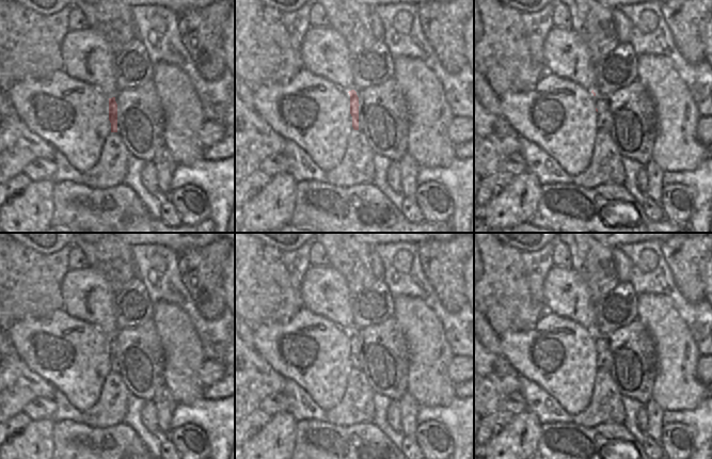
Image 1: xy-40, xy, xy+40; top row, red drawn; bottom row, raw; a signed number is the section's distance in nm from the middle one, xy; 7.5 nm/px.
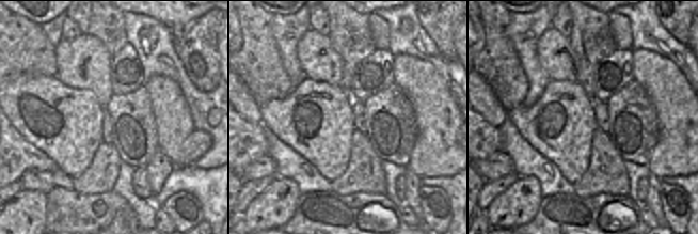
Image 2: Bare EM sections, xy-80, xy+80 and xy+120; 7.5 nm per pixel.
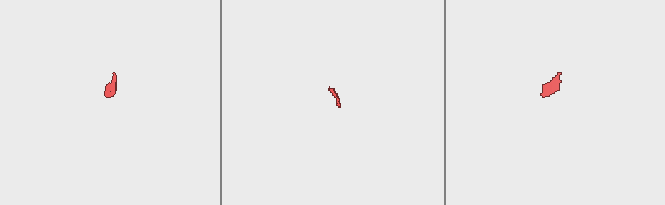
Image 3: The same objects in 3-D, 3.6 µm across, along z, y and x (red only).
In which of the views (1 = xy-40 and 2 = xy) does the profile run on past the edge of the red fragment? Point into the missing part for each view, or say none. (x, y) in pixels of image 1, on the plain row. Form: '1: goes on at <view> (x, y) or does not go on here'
1: does not go on here
2: goes on at xy (359, 345)

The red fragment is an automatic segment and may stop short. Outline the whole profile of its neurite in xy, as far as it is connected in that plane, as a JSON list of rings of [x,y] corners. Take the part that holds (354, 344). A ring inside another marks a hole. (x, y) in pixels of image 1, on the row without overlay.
[[[354,329],[348,331],[350,334],[350,353],[352,355],[352,366],[354,369],[361,368],[361,346],[359,336]]]

